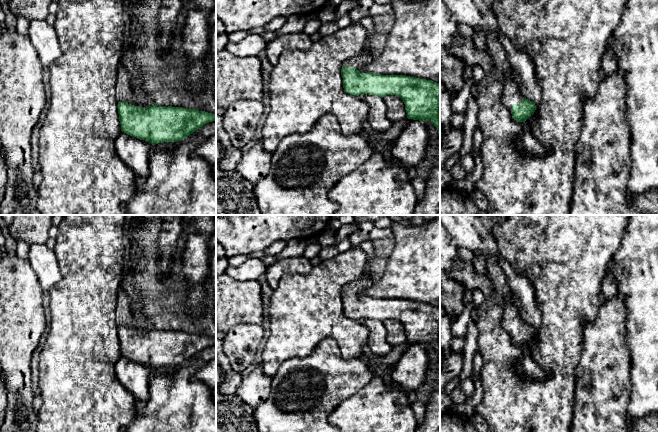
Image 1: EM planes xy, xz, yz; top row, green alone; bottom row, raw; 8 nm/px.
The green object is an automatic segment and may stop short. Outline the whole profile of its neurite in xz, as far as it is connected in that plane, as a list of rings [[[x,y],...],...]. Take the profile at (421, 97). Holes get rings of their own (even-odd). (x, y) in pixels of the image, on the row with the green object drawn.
[[[368,52],[344,61],[341,69],[344,91],[355,96],[396,95],[403,100],[408,119],[431,121],[440,134],[440,83],[406,75],[359,72],[372,61]]]

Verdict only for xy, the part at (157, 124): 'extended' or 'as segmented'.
as segmented

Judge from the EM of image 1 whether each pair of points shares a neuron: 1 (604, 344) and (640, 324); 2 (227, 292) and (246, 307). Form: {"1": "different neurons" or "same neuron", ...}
{"1": "different neurons", "2": "same neuron"}

